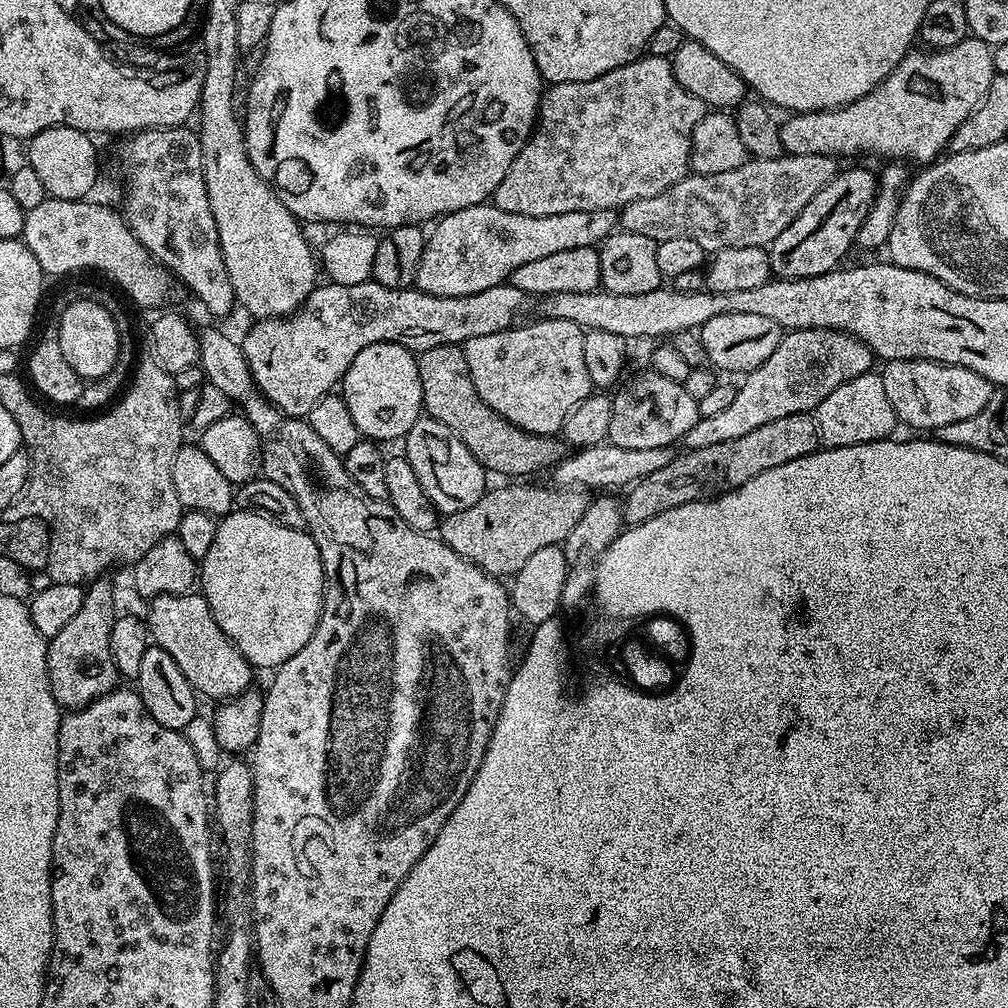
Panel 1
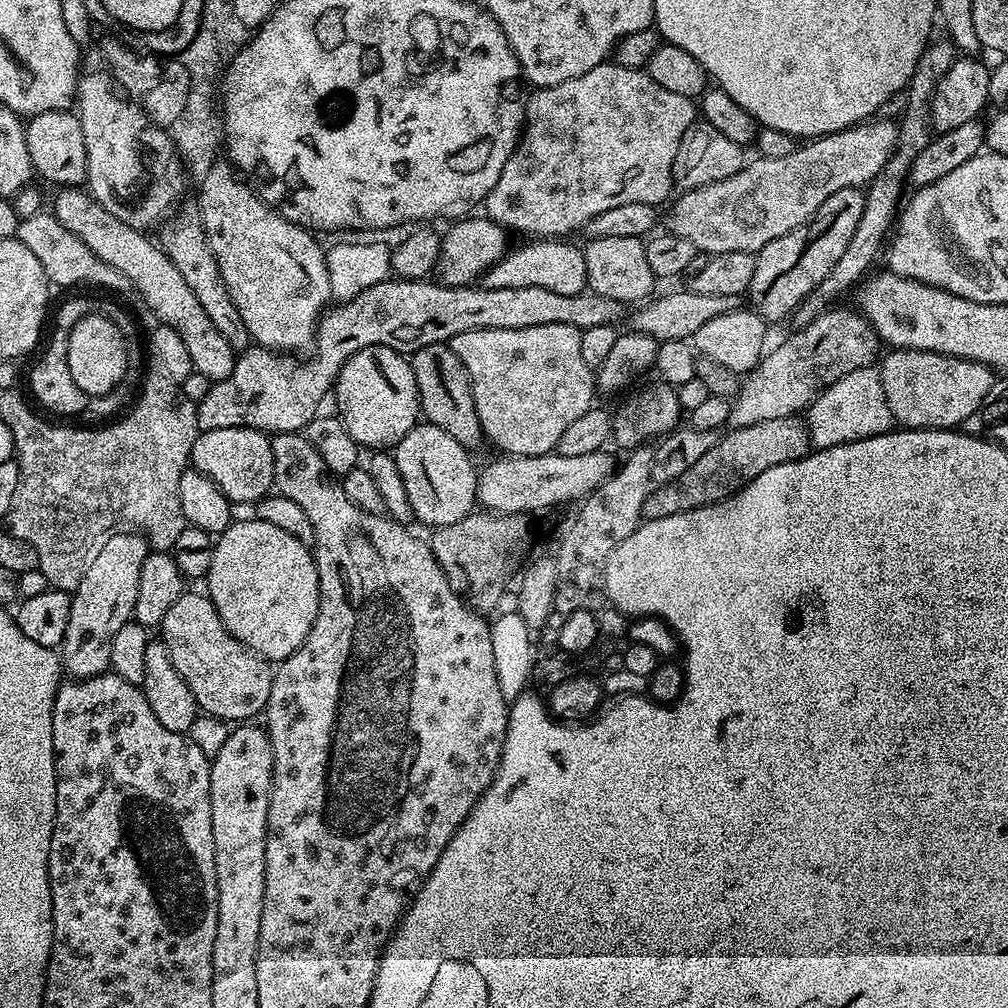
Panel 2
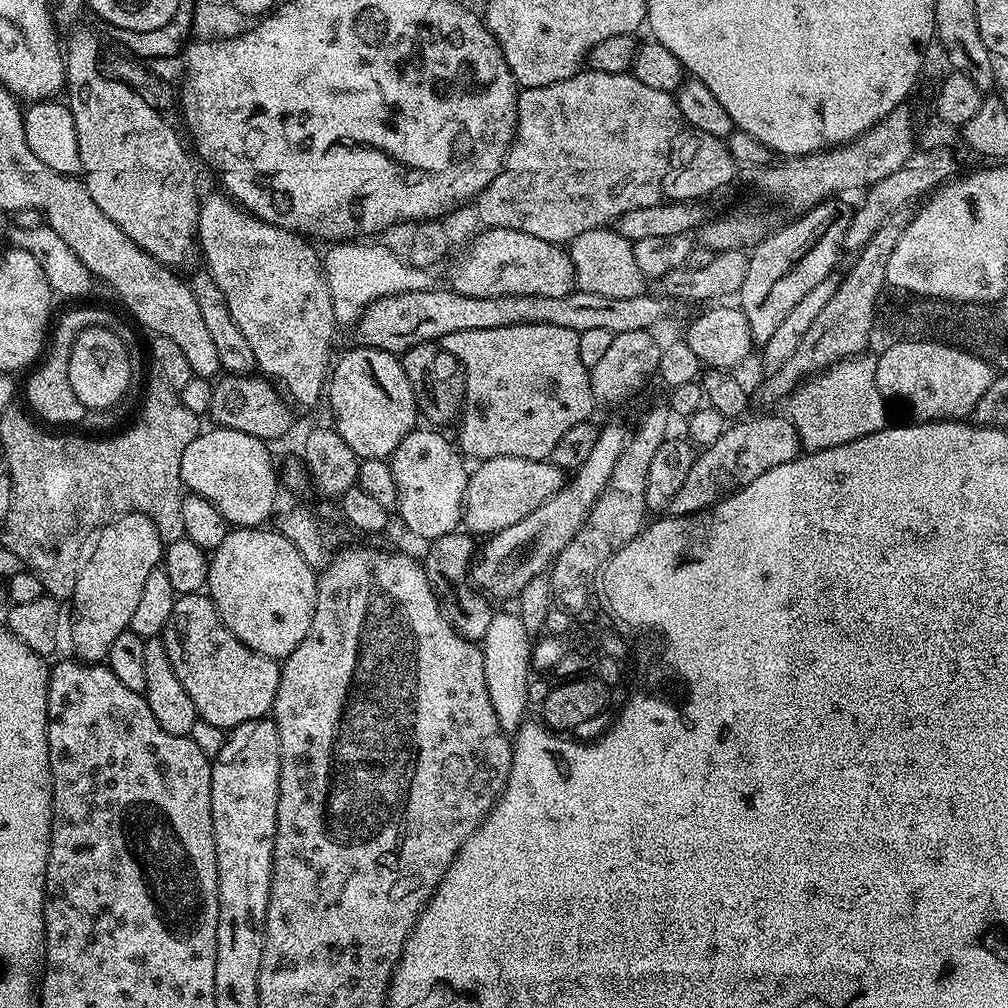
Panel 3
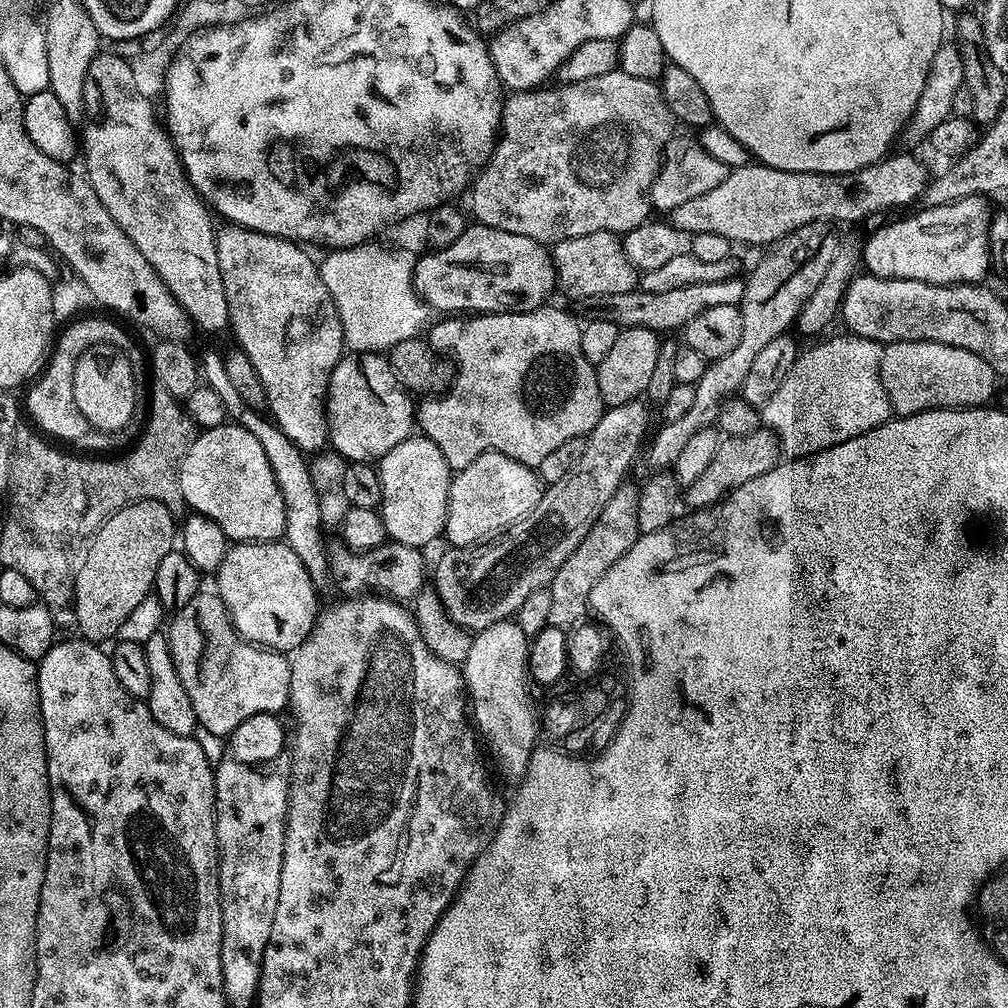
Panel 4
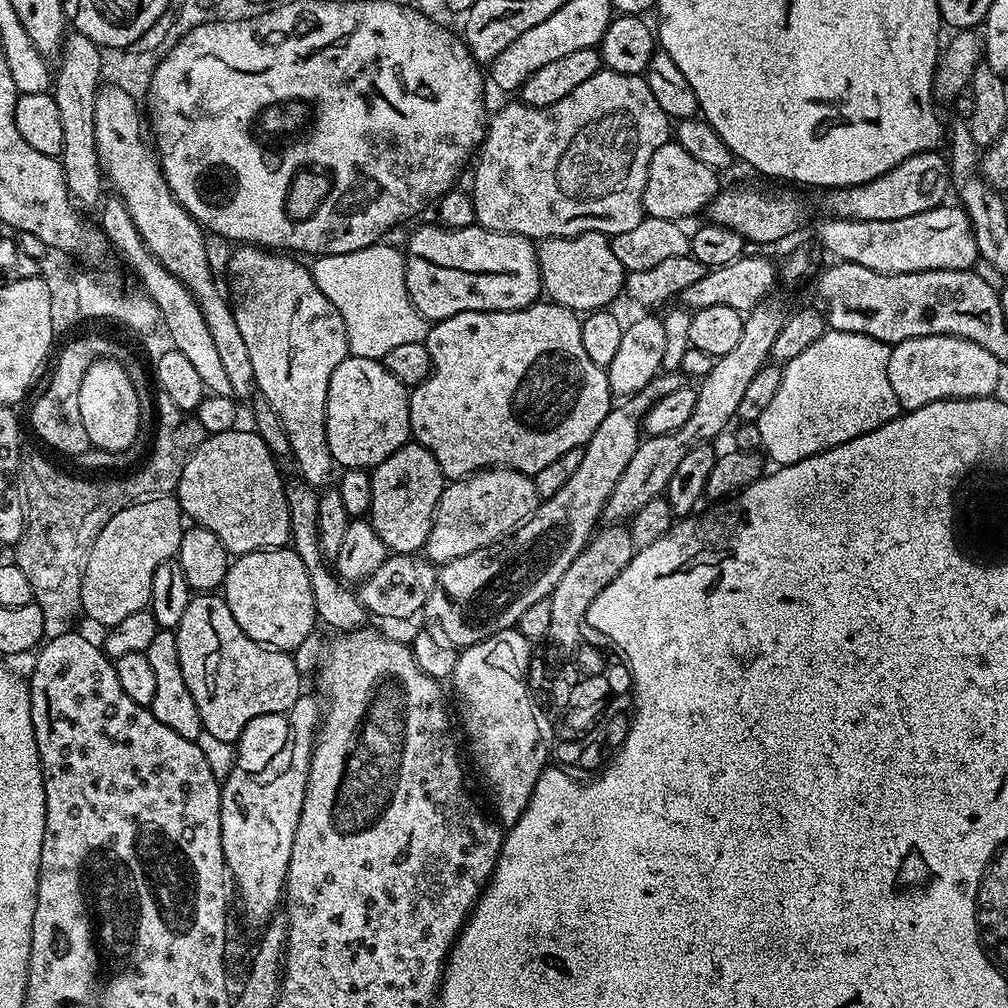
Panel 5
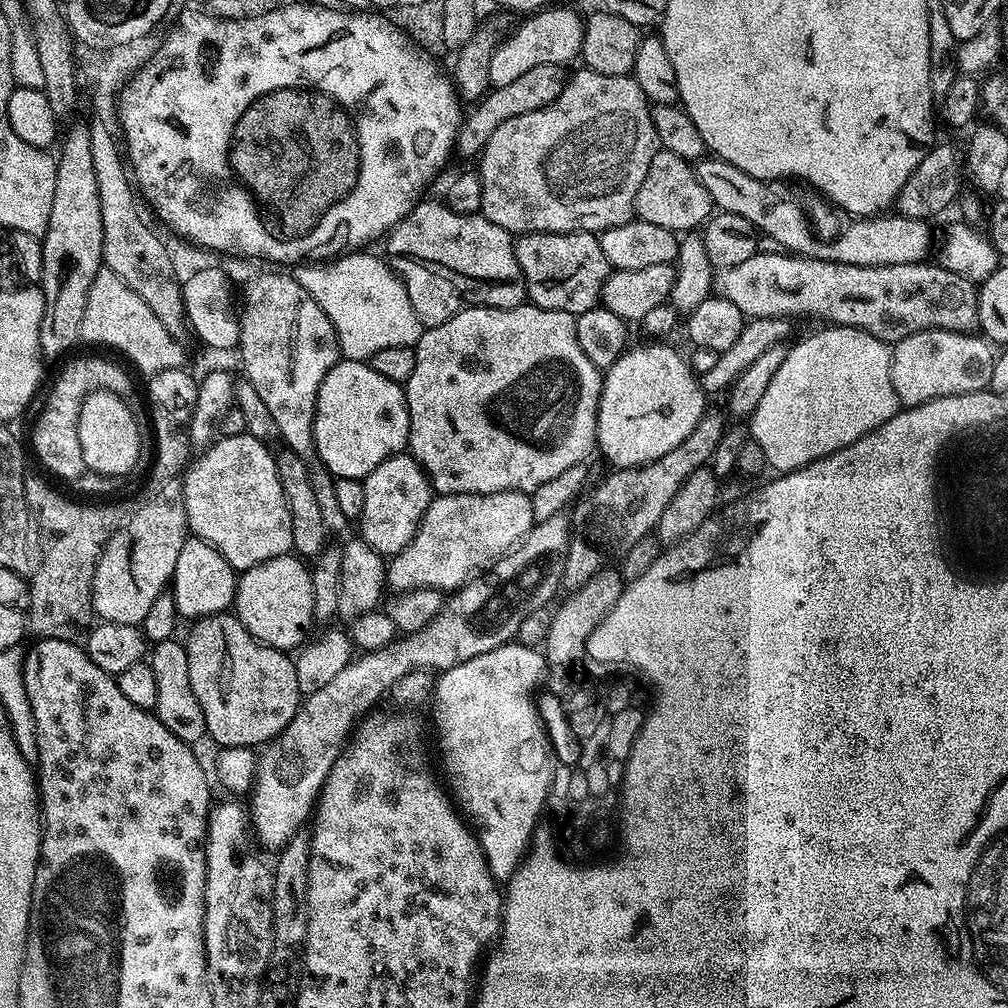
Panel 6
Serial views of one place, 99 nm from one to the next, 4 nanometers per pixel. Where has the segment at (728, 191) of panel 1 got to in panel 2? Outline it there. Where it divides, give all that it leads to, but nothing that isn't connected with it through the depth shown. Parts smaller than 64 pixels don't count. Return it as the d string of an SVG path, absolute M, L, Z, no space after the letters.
M869 118L863 124L855 124L841 132L829 136L818 136L801 143L786 158L766 158L760 156L756 161L745 163L738 174L730 174L730 178L722 178L722 182L710 182L706 186L698 186L681 191L675 197L676 205L668 216L667 231L674 236L686 236L694 246L704 254L717 256L723 252L742 250L753 254L761 252L774 238L782 238L790 230L806 223L810 217L830 198L830 194L838 194L838 190L847 188L863 189L886 166L896 148L898 124L893 120Z

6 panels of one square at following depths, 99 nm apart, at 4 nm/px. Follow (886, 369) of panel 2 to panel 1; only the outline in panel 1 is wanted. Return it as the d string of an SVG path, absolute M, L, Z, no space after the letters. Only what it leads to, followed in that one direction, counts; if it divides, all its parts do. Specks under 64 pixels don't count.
M890 360L883 365L886 398L894 406L897 421L912 428L935 430L962 418L974 418L986 402L990 402L994 386L974 370L953 364L936 364L932 360Z

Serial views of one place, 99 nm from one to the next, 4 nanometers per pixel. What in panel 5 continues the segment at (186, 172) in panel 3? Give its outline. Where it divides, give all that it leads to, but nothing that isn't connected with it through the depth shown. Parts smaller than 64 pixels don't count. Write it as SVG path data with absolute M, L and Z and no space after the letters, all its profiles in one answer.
M108 89L100 96L99 101L94 100L94 142L103 179L107 187L109 184L116 191L113 193L129 211L149 254L192 292L210 335L214 338L222 367L230 378L233 397L240 402L244 399L247 401L257 391L254 366L250 366L246 341L238 331L238 322L232 317L229 297L222 288L220 293L220 288L212 277L208 244L204 241L205 229L201 228L198 221L179 204L168 189L157 153L140 133L140 114L142 116L142 108L116 89Z

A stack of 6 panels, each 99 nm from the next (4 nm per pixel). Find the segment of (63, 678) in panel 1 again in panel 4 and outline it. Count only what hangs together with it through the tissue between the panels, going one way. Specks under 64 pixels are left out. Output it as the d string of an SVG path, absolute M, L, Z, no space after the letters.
M139 500L133 504L126 505L118 510L106 523L96 531L92 537L86 562L76 575L76 590L74 593L74 609L76 608L76 624L80 627L79 635L88 642L111 641L119 633L122 622L130 618L130 613L142 598L146 598L153 591L158 574L158 565L162 558L166 558L168 552L173 551L174 537L178 532L177 521L174 513L166 505L157 500Z

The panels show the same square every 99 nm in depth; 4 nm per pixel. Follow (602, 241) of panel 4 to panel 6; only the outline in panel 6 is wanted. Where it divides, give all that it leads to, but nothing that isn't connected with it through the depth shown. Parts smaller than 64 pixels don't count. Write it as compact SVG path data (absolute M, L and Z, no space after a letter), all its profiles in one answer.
M525 232L515 241L526 296L538 308L562 310L572 316L597 307L610 266L594 232Z

